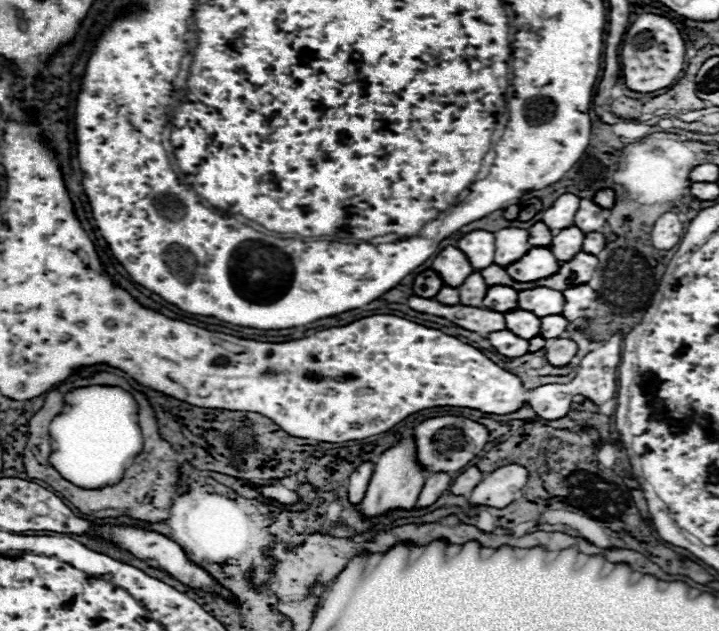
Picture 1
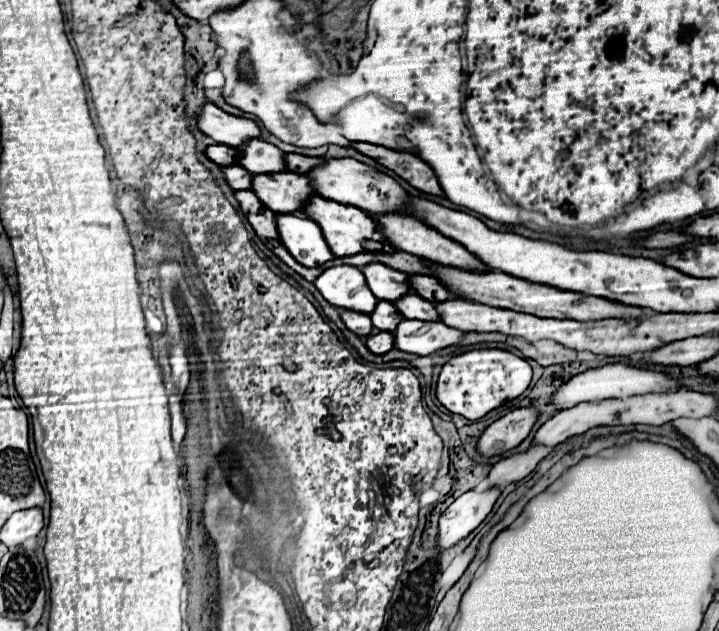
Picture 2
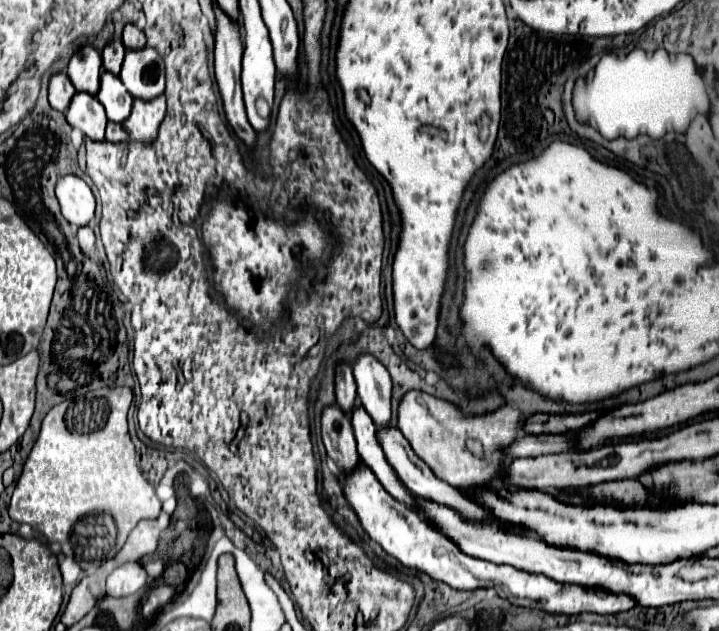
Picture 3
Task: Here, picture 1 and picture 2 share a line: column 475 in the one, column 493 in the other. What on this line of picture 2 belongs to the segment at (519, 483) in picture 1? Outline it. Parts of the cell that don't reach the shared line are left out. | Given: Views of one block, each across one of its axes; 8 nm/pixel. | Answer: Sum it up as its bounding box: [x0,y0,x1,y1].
[436,488,500,552]

